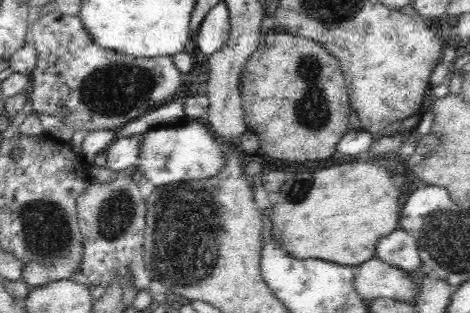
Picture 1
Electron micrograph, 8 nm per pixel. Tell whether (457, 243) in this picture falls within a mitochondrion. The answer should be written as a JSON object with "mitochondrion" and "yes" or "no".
{"mitochondrion":"yes"}

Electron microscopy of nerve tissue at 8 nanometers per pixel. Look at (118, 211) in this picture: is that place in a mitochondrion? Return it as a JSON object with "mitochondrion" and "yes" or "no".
{"mitochondrion":"yes"}

